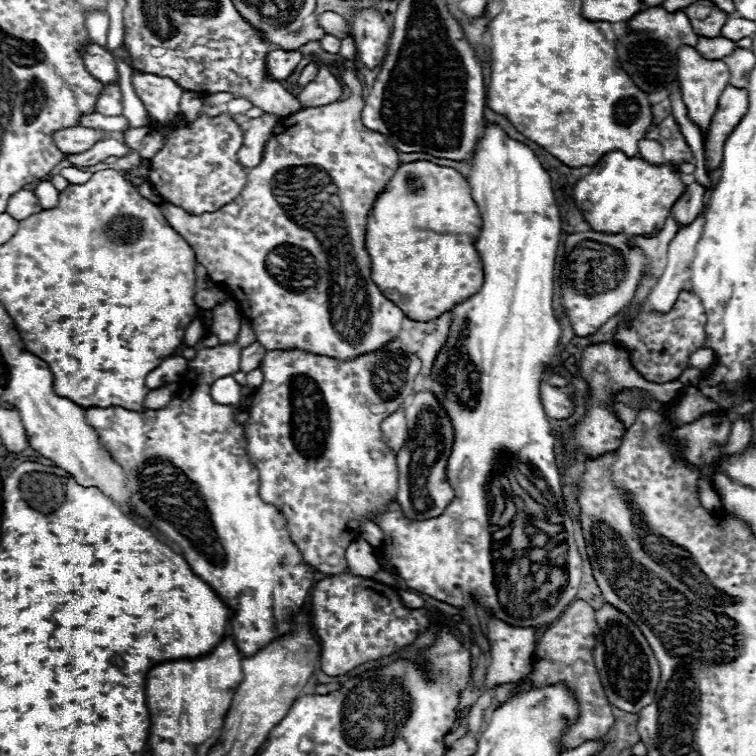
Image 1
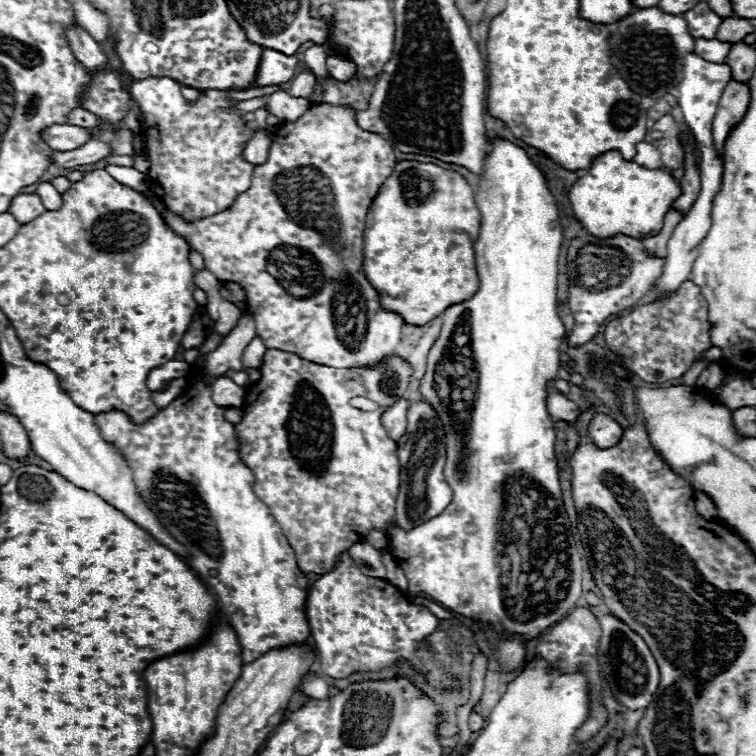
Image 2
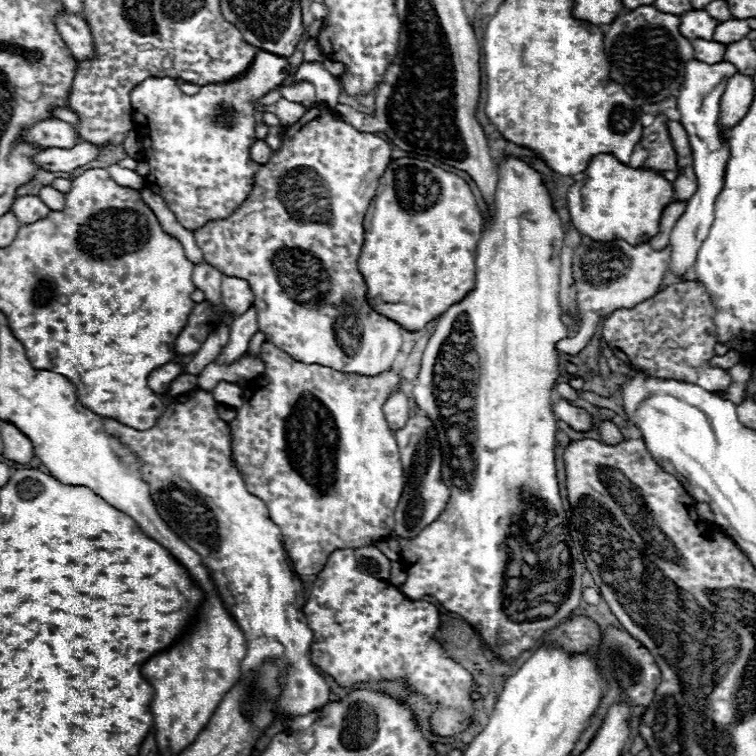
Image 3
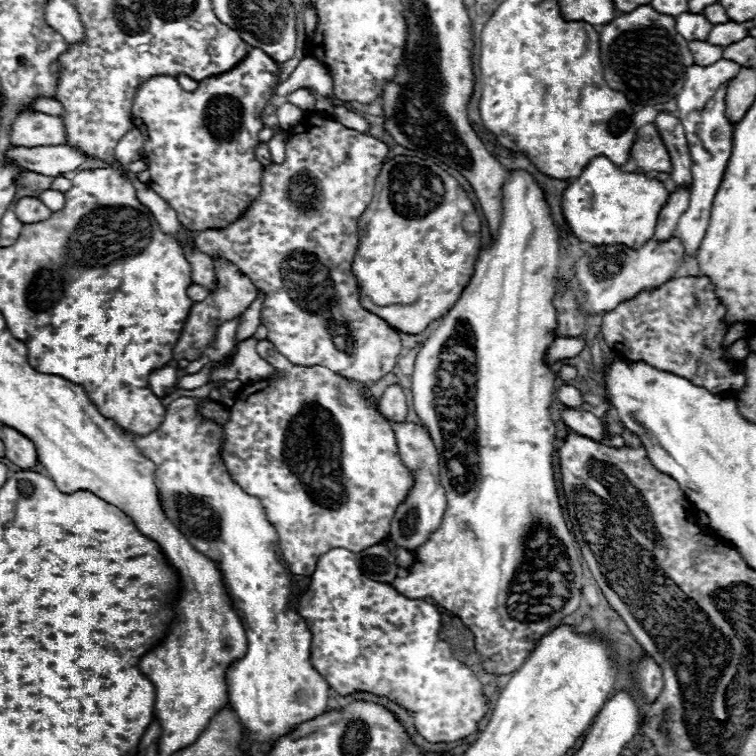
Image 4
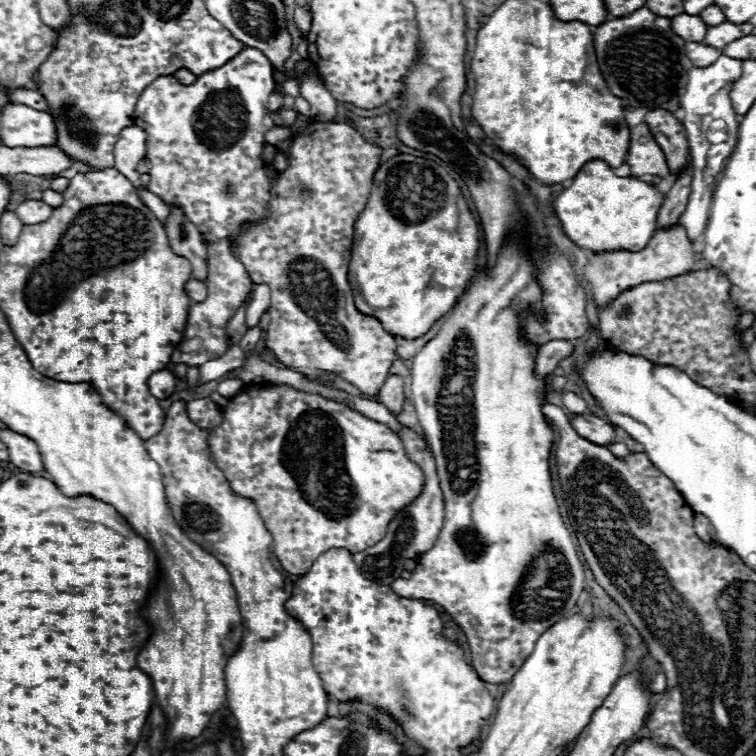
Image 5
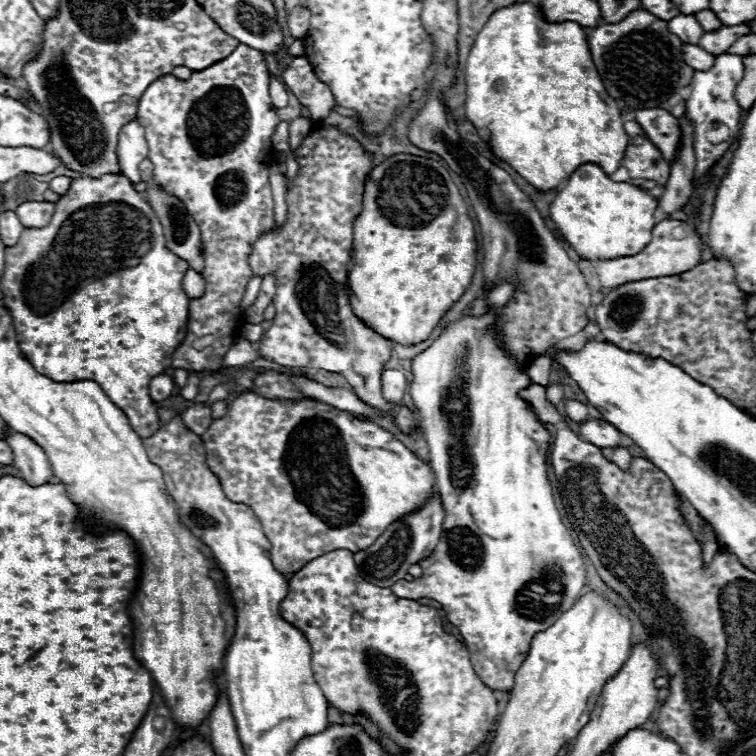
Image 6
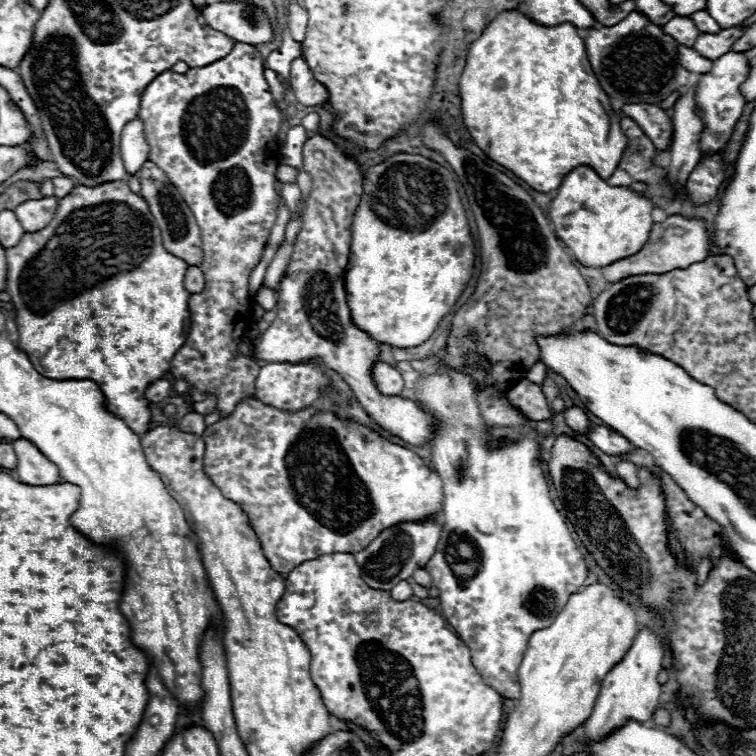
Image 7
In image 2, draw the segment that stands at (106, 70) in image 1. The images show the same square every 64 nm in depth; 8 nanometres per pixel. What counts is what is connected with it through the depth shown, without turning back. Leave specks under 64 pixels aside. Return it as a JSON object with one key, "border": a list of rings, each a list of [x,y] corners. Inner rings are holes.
{"border":[[[80,24],[76,26],[70,26],[66,30],[66,38],[68,38],[68,44],[72,46],[72,52],[76,54],[76,60],[82,62],[88,70],[94,70],[94,68],[102,68],[106,64],[106,54],[102,52],[100,44],[88,34],[88,30],[84,30]]]}

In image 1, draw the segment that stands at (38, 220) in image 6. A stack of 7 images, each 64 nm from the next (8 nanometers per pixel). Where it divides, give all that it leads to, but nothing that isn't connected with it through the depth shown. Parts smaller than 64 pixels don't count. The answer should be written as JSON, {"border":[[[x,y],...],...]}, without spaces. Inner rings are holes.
{"border":[[[20,190],[16,192],[10,200],[8,200],[8,208],[6,212],[12,214],[12,218],[16,218],[18,222],[32,216],[32,214],[38,214],[42,210],[38,198],[34,192],[28,192],[28,190]]]}

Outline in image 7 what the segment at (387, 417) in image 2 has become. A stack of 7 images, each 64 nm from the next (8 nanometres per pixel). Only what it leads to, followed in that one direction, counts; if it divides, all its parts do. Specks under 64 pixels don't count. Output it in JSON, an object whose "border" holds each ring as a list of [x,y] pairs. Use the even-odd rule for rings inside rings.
{"border":[[[382,360],[374,362],[374,366],[372,366],[372,380],[376,382],[376,388],[382,394],[390,394],[390,396],[400,394],[402,386],[404,386],[404,380],[402,380],[400,372],[394,366],[390,366],[390,364],[382,362]]]}

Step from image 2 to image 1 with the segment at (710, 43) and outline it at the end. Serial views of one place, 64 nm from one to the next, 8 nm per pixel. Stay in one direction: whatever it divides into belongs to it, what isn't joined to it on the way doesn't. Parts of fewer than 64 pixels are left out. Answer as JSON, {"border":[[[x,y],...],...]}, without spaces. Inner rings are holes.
{"border":[[[700,36],[698,44],[696,44],[696,50],[700,50],[700,54],[704,54],[704,58],[720,58],[720,60],[724,56],[728,56],[734,48],[736,48],[736,44],[722,36],[718,36],[718,38]]]}

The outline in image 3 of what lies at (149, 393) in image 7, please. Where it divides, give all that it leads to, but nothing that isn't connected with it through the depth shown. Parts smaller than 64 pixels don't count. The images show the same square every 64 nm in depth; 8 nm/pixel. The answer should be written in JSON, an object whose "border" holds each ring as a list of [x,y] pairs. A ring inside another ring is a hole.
{"border":[[[168,362],[168,364],[164,364],[164,366],[160,366],[160,368],[150,372],[148,386],[150,386],[152,392],[164,396],[170,390],[172,380],[176,380],[180,374],[182,374],[182,366],[174,364],[174,362]]]}

